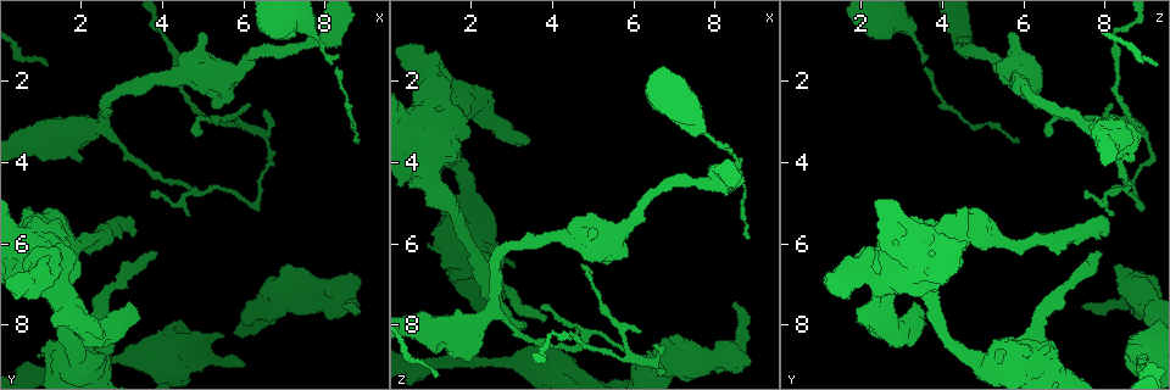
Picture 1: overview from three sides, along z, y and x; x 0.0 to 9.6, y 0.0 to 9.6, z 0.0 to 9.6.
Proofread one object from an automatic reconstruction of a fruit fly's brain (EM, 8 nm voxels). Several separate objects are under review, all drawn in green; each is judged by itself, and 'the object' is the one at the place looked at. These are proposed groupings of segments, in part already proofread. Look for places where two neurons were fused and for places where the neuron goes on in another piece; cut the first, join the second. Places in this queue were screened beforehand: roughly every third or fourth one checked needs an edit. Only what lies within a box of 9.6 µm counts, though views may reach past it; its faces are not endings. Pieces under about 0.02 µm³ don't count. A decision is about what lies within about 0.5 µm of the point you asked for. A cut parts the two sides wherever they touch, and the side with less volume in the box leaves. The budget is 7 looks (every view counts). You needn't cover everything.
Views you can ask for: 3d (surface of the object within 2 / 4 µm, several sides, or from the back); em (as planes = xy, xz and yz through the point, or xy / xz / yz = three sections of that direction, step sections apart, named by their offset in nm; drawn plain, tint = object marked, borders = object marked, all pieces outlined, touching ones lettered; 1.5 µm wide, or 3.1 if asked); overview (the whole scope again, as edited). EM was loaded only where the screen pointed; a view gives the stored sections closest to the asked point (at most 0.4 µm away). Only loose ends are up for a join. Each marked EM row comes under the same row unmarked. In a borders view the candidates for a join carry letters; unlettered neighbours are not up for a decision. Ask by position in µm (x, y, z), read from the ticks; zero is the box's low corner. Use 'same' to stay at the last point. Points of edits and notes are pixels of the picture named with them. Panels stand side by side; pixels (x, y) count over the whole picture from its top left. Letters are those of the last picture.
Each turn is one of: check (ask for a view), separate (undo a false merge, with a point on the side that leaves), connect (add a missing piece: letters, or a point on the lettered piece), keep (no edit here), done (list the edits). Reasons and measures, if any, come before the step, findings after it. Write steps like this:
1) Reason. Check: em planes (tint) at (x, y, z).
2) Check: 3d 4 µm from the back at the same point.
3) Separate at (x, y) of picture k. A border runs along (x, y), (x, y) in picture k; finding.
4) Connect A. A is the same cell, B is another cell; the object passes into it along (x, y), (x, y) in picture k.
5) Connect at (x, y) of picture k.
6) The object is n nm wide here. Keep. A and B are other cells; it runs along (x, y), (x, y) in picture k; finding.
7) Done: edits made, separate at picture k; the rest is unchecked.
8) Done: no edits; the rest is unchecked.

Branch stops here. Check: 3d 2 µm at (8.45, 7.50, 7.50).

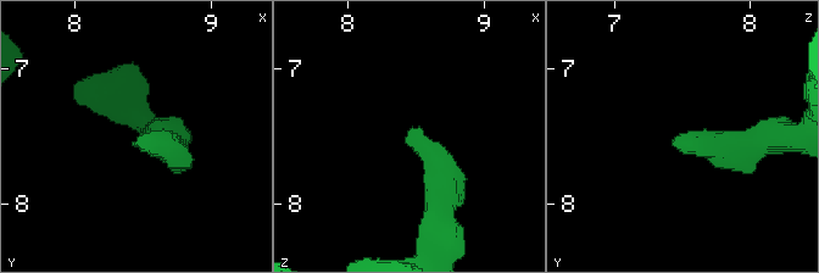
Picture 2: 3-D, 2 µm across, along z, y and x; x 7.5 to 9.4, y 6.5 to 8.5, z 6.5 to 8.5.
Shape alone is not enough. Check: em 3.1 µm planes (borders) at (8.48, 7.50, 7.48).

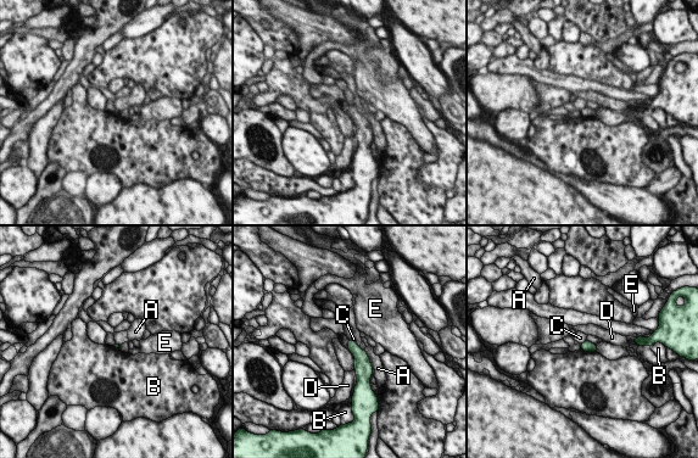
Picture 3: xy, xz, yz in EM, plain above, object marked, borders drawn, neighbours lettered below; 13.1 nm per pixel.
Keep. A, B, C, D and E are other cells; a border runs along (586, 340), (581, 344) in picture 3; none of them fits.

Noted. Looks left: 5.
Thin end. Check: em 3.1 µm xy step 8 (borders) at (4.85, 3.35, 6.60).

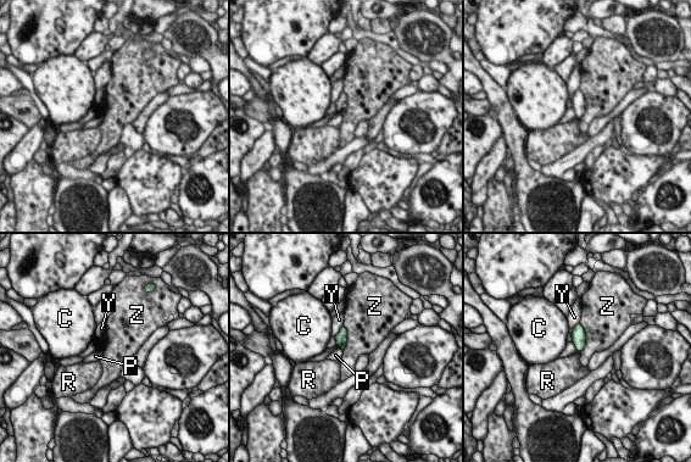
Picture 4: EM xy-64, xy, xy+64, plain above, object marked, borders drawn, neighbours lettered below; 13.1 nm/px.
Another direction. Check: em 3.1 µm xz step 16 (borders) at the same point.

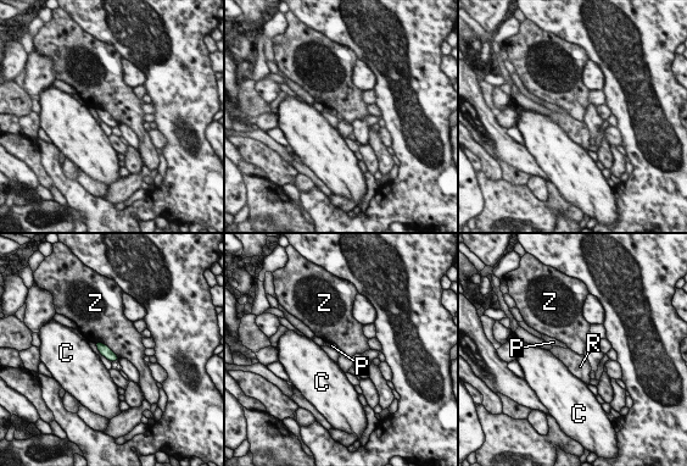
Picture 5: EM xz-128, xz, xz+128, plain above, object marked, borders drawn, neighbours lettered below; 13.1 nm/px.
Keep. C, P, R and Z are other cells; none of them fits.

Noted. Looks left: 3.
End of a long branch. Check: 3d 4 µm at (3.30, 5.85, 7.95).

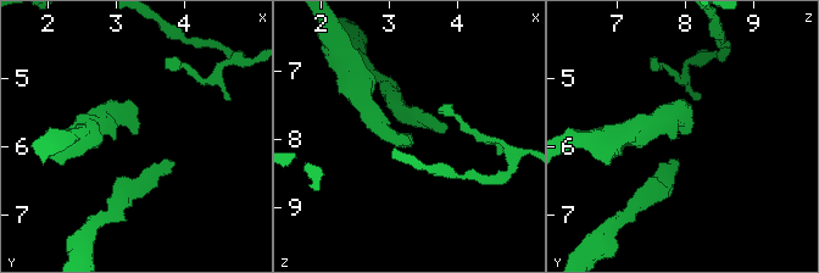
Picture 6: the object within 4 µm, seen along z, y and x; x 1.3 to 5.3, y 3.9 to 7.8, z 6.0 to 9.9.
Check: em xy step 8 (borders) at (3.30, 5.85, 7.95).

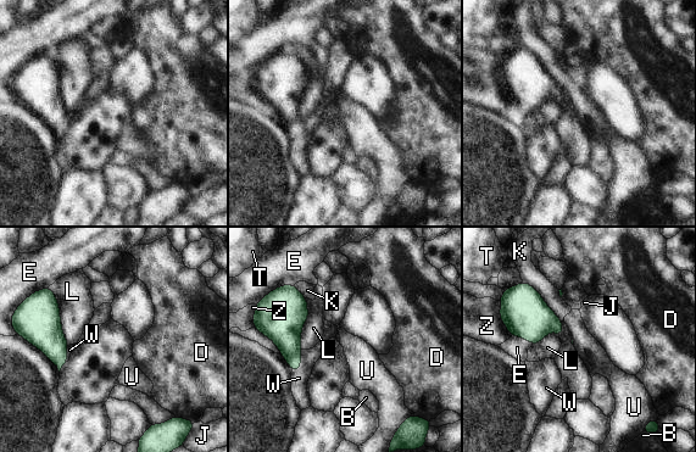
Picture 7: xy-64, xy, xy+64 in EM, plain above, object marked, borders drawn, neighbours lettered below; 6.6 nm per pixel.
Connect W. W is the same cell, B, D, E, J, K, L, T, U and Z are other cells; the object passes into it along (284, 329), (299, 363), (308, 357) in picture 7; the neuron continues.

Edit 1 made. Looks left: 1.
Done: edits made, connect at picture 7; the rest is unchecked.

